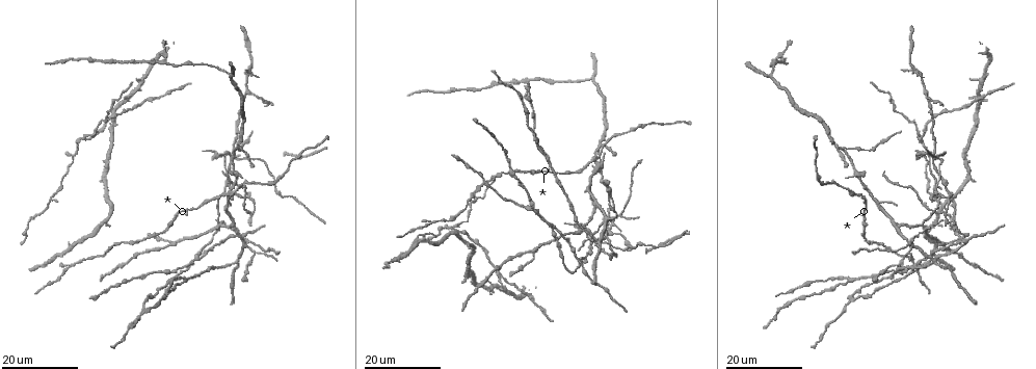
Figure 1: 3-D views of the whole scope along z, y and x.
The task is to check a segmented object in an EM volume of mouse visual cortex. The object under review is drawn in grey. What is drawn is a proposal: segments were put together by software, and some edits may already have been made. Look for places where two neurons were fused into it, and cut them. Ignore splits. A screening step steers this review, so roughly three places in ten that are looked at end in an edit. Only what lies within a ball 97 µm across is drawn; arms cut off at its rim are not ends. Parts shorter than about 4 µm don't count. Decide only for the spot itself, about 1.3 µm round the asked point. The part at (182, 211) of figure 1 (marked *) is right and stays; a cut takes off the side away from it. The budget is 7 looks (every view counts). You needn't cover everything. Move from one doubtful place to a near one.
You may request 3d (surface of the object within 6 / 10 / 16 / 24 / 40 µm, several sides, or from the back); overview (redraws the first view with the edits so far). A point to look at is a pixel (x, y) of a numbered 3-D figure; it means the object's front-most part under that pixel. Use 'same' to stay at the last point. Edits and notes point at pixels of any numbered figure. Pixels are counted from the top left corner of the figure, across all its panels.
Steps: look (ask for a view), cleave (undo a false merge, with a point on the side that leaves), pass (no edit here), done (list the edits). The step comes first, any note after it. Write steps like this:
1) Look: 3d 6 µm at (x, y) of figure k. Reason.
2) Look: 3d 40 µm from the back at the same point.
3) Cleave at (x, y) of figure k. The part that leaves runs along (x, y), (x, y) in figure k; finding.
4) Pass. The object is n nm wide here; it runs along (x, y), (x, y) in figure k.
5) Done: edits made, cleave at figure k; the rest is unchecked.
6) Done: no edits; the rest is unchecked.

Look: 3d 24 µm at (913, 238) of figure 1.

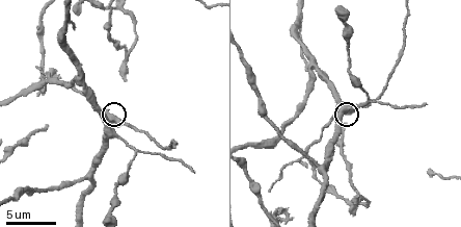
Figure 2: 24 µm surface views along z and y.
Look: 3d 10 µm at (110, 117) of figure 2.

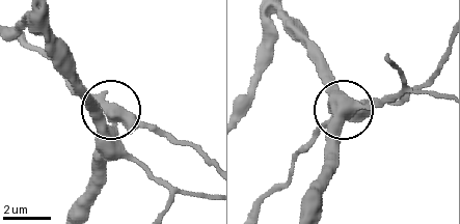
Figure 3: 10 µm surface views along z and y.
Cleave at (322, 124) of figure 3. The side arm is 73 µm long; the part that leaves runs along (116, 119), (162, 130), (210, 163) in figure 3; two neurons meet here.

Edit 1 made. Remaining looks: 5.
Look: overview.

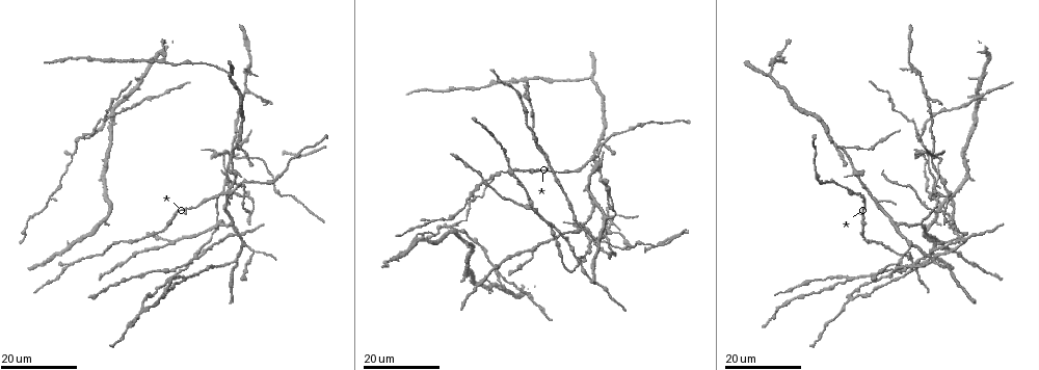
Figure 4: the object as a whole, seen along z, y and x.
Look: 3d 16 µm at (858, 176) of figure 4.

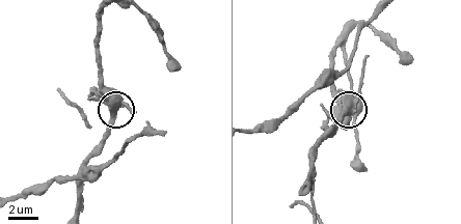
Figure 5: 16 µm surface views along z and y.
Look: 3d 6 µm at the same point.

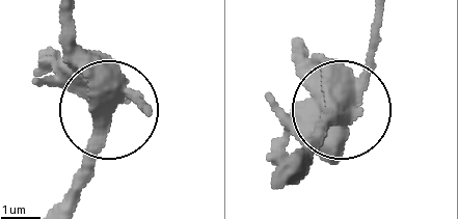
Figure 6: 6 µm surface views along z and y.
Cleave at (44, 81) of figure 6. The object is 670 nm wide here; a second neuron is stuck on.

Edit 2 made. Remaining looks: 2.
Look: 3d 16 µm at (646, 249) of figure 4. Thick turns thin.

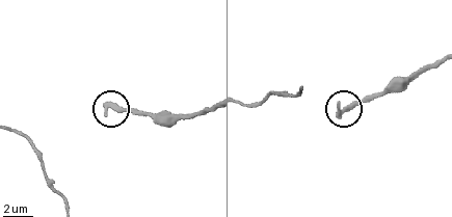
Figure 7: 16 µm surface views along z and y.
Look: 3d 10 µm at (106, 111) of figure 7. Closer look.

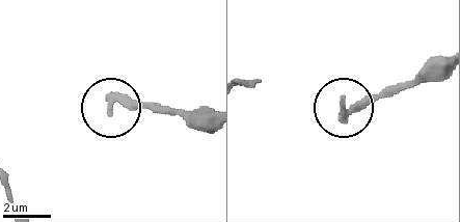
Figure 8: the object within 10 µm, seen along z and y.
Pass. All the same neuron.

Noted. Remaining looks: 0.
Done: edits made, cleave at figure 3, cleave at figure 6; the rest is unchecked.

